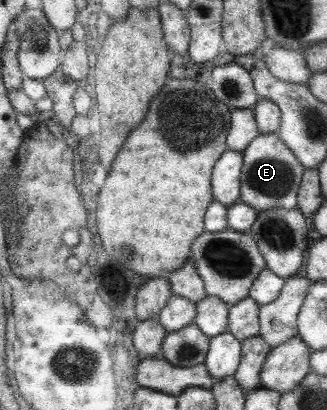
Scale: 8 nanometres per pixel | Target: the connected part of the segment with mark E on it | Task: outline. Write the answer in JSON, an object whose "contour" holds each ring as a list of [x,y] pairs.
{"contour":[[[277,133],[259,134],[245,152],[245,166],[241,168],[242,202],[258,211],[273,208],[297,208],[297,195],[305,174],[305,165],[296,157]]]}

